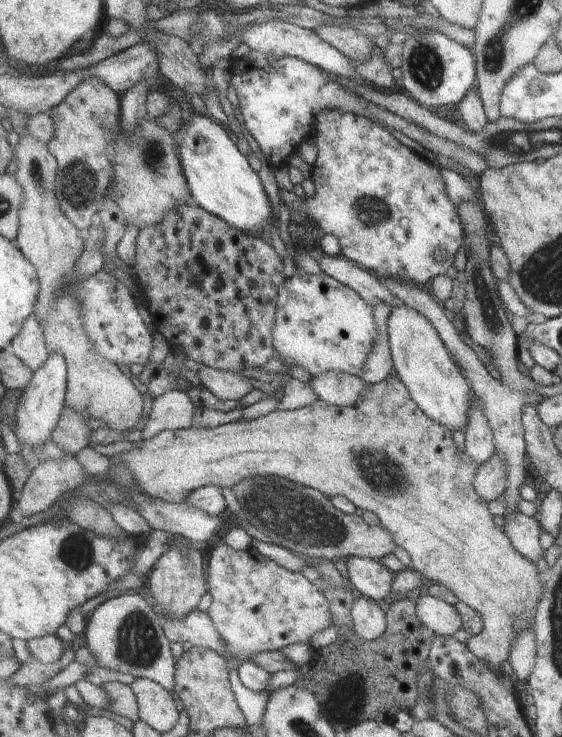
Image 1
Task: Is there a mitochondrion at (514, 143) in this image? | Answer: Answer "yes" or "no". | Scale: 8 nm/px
yes

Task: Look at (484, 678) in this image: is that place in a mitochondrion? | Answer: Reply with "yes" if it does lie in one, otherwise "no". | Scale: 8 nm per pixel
no

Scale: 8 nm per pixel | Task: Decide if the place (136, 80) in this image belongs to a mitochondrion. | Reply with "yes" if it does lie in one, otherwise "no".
no

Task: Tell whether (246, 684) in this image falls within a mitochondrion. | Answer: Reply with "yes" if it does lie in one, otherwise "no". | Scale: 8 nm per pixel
no

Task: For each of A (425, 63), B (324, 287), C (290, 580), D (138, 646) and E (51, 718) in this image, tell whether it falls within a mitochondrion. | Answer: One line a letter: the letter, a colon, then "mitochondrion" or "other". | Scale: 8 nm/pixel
A: mitochondrion
B: other
C: other
D: mitochondrion
E: other

